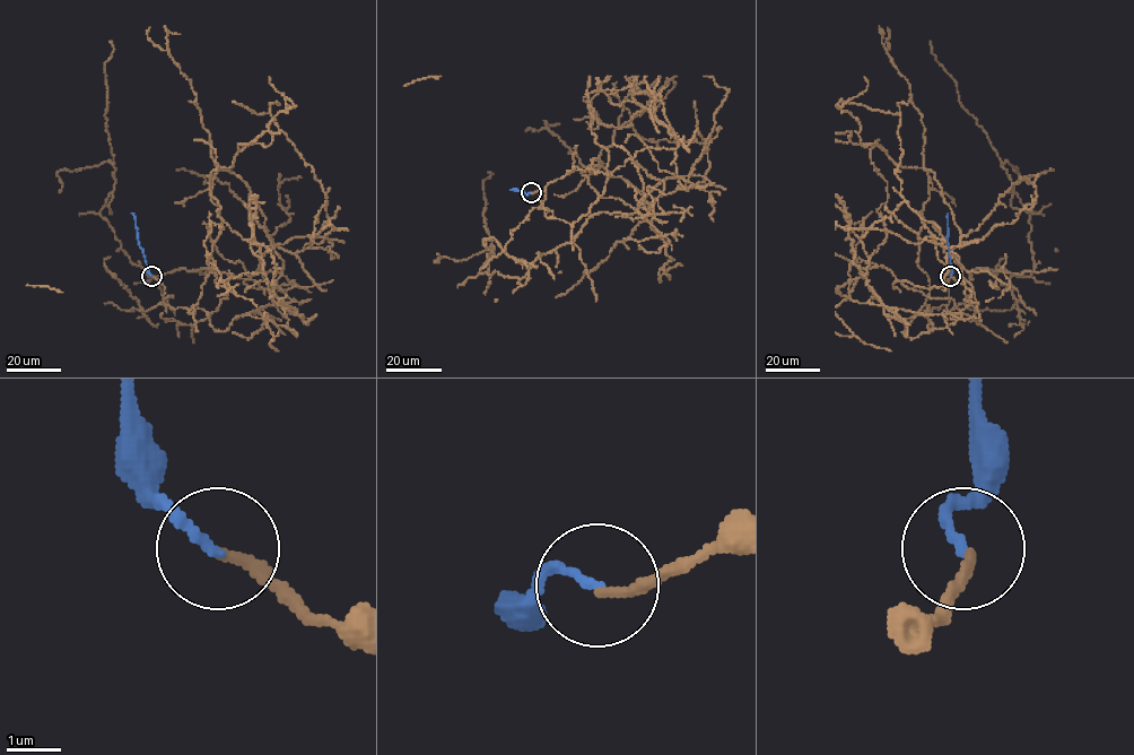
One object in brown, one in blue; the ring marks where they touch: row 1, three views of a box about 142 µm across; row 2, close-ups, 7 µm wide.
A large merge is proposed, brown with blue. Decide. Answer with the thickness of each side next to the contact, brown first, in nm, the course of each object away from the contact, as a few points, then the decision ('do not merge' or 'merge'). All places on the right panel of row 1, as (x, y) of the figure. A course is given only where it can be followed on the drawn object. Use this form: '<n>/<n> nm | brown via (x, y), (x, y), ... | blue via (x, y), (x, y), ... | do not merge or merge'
190/170 nm | brown via (951, 276), (924, 304), (926, 170), (960, 243), (926, 240), (971, 279), (1036, 267), (1029, 211), (930, 41) | blue via (950, 276), (947, 214) | merge

